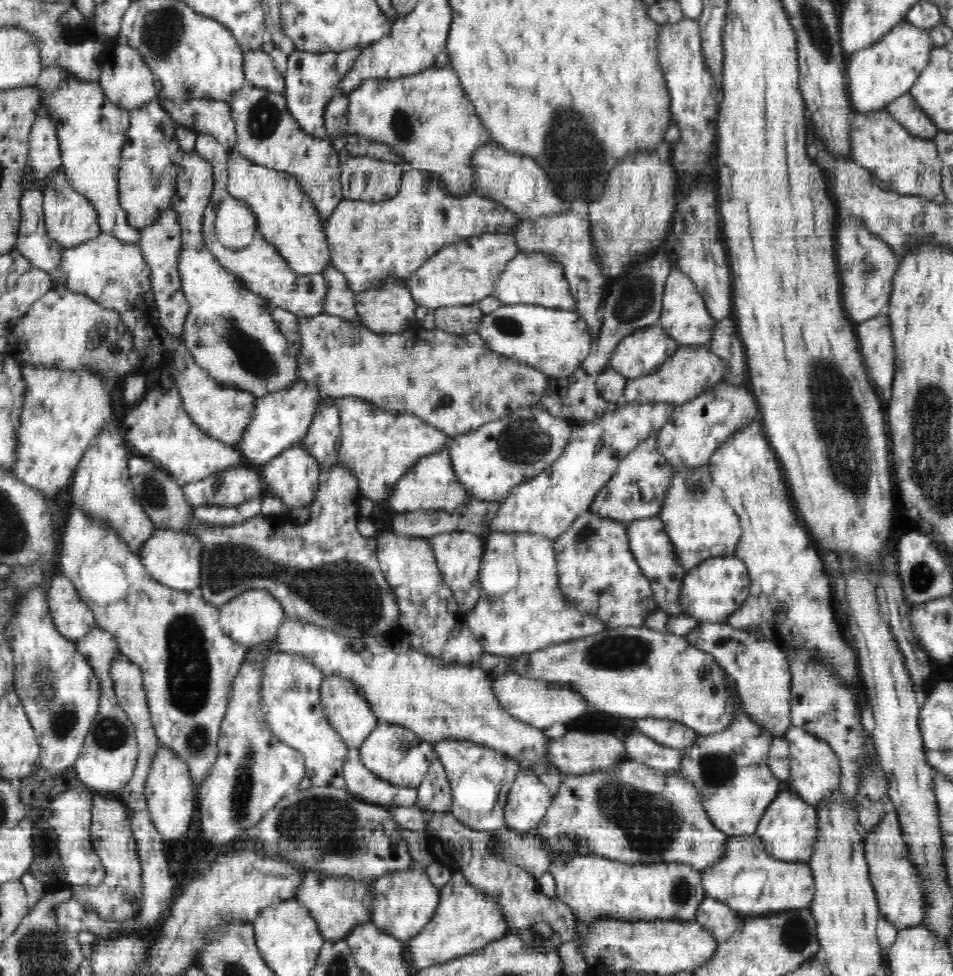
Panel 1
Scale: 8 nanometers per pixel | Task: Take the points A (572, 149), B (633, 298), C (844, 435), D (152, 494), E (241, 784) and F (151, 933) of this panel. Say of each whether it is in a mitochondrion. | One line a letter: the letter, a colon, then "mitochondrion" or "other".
A: mitochondrion
B: mitochondrion
C: mitochondrion
D: mitochondrion
E: mitochondrion
F: other

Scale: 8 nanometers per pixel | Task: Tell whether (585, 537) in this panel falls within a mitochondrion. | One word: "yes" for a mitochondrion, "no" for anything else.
yes

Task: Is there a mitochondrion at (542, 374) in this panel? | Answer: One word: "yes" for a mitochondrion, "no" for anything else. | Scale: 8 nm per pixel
no

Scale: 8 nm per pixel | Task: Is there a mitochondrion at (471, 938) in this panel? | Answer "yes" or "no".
no

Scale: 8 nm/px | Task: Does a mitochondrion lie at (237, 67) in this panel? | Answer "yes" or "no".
no

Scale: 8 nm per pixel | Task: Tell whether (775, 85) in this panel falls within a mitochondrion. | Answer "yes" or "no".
no

